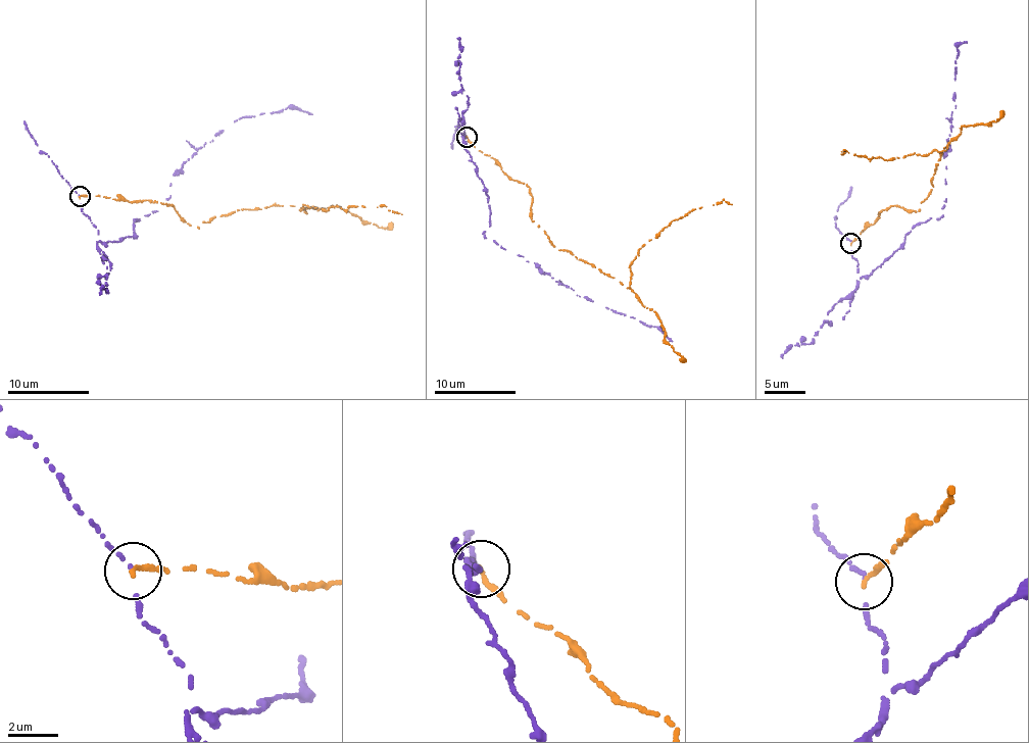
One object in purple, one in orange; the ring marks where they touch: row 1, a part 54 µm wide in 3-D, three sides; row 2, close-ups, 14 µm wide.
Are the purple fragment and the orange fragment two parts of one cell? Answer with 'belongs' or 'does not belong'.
does not belong

